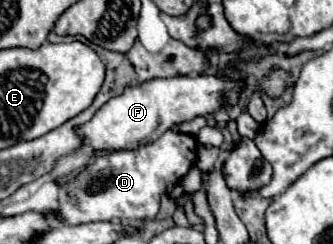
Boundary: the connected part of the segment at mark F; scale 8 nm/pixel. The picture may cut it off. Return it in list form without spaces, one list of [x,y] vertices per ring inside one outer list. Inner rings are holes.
[[[179,75],[167,79],[149,79],[137,87],[127,87],[123,95],[111,97],[87,123],[75,127],[83,145],[95,151],[125,151],[159,139],[167,129],[191,121],[199,115],[215,113],[221,105],[235,103],[243,83],[211,75]]]

